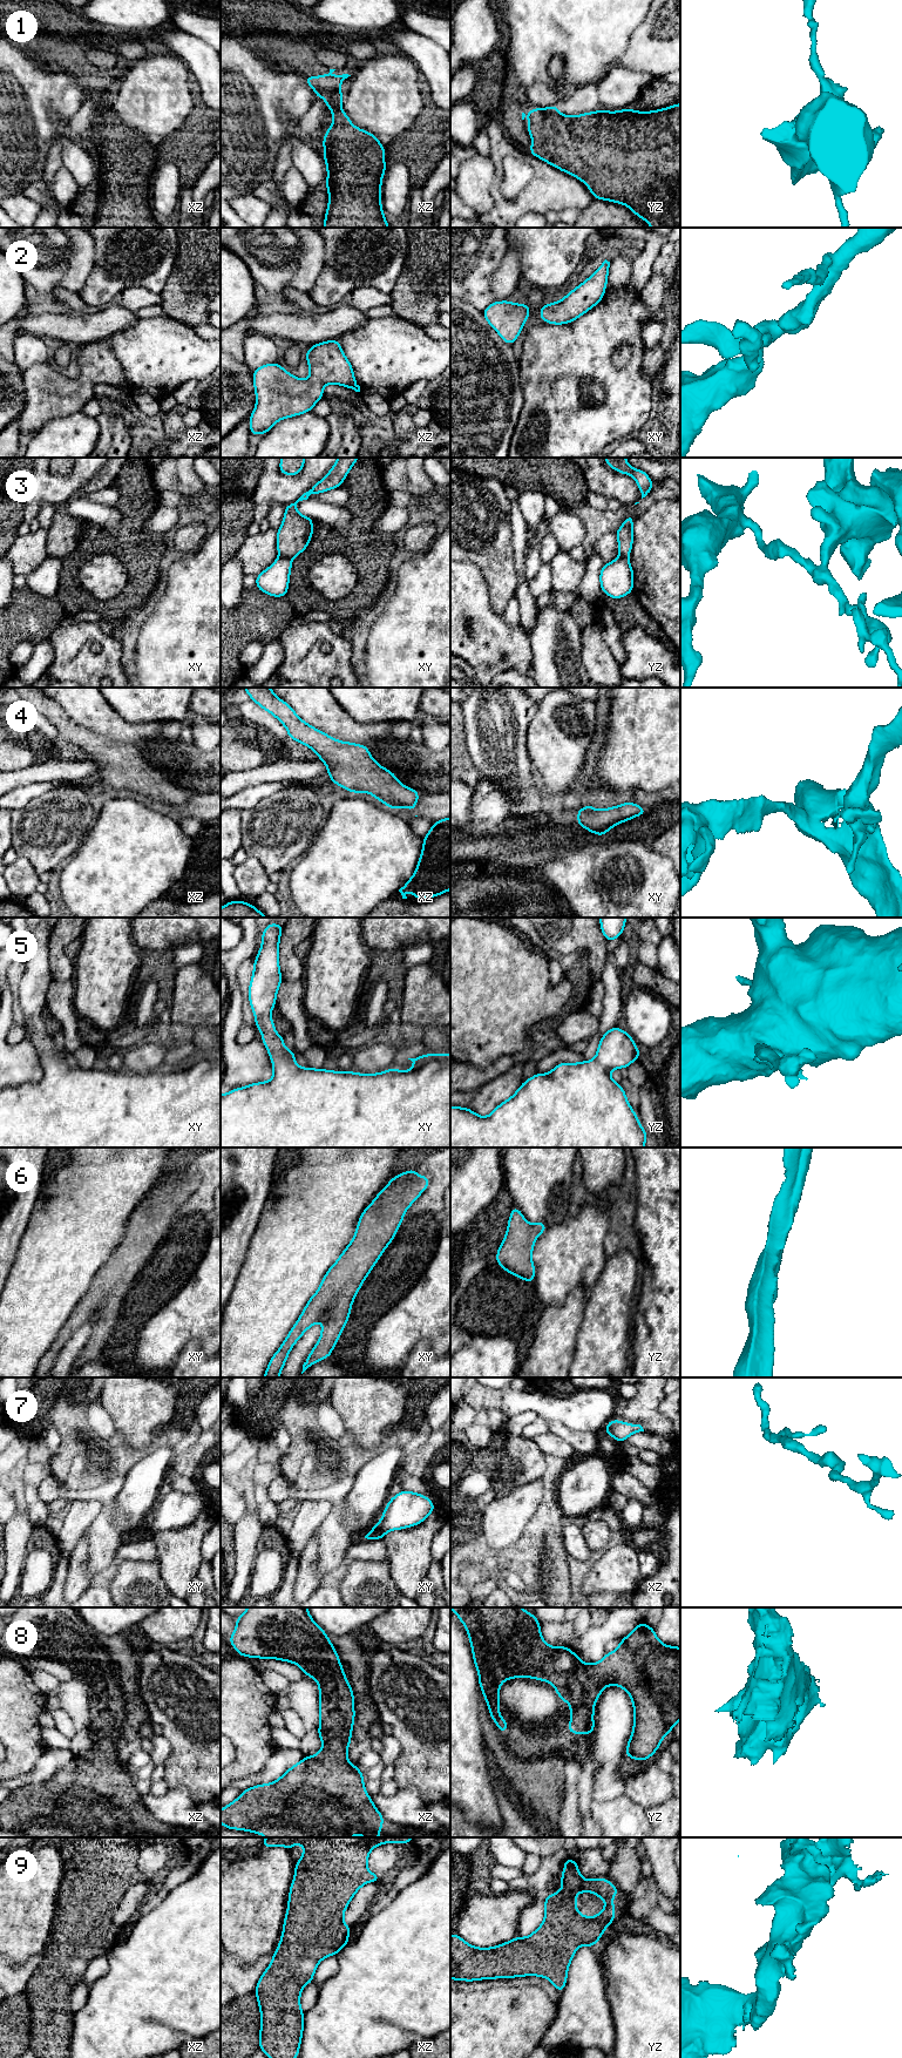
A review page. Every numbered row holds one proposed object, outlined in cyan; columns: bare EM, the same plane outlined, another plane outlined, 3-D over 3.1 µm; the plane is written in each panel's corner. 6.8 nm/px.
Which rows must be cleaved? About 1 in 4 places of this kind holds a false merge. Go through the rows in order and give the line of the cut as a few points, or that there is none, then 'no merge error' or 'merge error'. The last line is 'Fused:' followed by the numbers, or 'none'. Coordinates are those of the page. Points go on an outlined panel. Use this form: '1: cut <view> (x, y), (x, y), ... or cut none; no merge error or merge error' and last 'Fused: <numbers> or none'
1: cut xz (338, 88), (332, 95), (332, 101), (336, 105); merge error
2: cut none; no merge error
3: cut xy (279, 555), (290, 560); merge error
4: cut none; no merge error
5: cut none; no merge error
6: cut none; no merge error
7: cut none; no merge error
8: cut none; no merge error
9: cut none; no merge error
Fused: 1, 3

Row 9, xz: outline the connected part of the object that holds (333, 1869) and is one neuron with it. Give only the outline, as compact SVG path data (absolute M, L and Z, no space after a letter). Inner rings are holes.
M266 1837L260 1842L262 1847L270 1848L273 1846L284 1846L289 1851L292 1851L292 1846L294 1843L300 1843L304 1847L304 1854L294 1866L294 1878L290 1887L287 1911L283 1924L283 1934L278 1948L273 1952L272 1961L267 1969L260 1976L255 1993L260 2010L260 2032L259 2032L259 2049L269 2058L297 2058L299 2056L299 2047L304 2030L304 2011L300 2009L300 1993L305 1985L313 1982L313 1975L319 1962L328 1956L337 1955L348 1942L348 1935L351 1932L351 1927L344 1923L344 1911L347 1909L348 1903L352 1901L354 1894L368 1882L379 1882L381 1875L373 1874L368 1871L367 1859L371 1850L382 1843L409 1843L413 1837Z

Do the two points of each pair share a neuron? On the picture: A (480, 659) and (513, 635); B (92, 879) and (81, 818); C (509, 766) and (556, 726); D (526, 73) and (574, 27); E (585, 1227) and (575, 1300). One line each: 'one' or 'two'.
A: one
B: two
C: two
D: one
E: two

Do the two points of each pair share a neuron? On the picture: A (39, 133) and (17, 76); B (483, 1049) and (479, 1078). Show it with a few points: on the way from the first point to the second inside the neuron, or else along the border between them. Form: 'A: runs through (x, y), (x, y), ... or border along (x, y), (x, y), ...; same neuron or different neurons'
A: runs through (25, 119), (17, 110), (17, 90); same neuron
B: border along (506, 1055), (485, 1067), (462, 1062); different neurons

